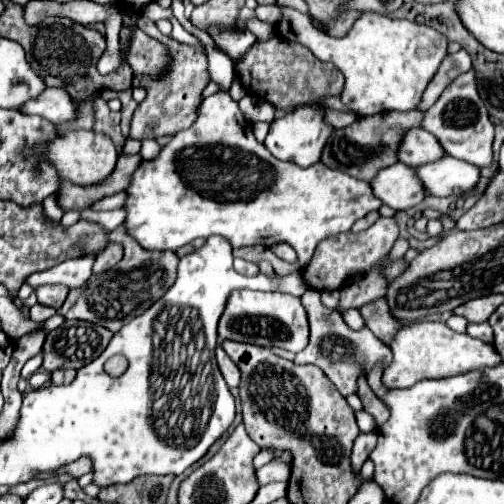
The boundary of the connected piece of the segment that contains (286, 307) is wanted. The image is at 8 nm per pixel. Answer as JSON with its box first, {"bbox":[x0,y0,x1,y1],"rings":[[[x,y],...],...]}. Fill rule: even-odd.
{"bbox":[218,289,308,353],"rings":[[[248,289],[232,291],[226,309],[218,321],[218,345],[222,345],[222,341],[240,341],[260,347],[280,347],[298,353],[308,345],[308,317],[298,297]]]}

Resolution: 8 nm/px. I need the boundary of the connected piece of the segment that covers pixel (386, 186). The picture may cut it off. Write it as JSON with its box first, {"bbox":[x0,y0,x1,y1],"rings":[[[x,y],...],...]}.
{"bbox":[370,163,426,211],"rings":[[[394,163],[380,169],[370,181],[370,187],[384,205],[396,211],[416,207],[426,195],[420,181],[416,181],[414,169],[404,163]]]}

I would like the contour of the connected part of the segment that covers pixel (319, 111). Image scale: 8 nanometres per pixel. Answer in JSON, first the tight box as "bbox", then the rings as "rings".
{"bbox":[266,105,332,167],"rings":[[[314,105],[314,107],[298,107],[290,113],[286,113],[284,117],[278,117],[270,123],[270,131],[266,135],[266,149],[280,161],[290,161],[296,163],[300,167],[310,167],[312,163],[320,161],[320,153],[322,153],[322,145],[326,143],[326,139],[332,133],[332,127],[324,123],[324,107],[322,105]]]}

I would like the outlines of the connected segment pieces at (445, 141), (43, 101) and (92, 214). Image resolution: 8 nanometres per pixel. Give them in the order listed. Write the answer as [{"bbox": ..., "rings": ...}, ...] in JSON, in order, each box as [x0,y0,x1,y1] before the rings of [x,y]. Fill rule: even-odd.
[{"bbox":[422,71,494,167],"rings":[[[472,71],[458,75],[444,89],[440,99],[424,113],[422,129],[426,129],[438,139],[446,155],[468,161],[472,165],[480,165],[480,167],[492,165],[494,127],[490,123],[488,111],[484,109],[484,101],[480,101],[480,95],[476,93],[476,81],[474,81]]]},{"bbox":[20,89,76,123],"rings":[[[44,89],[38,97],[26,101],[20,107],[20,113],[40,115],[52,123],[62,123],[76,117],[76,103],[72,103],[64,89]]]},{"bbox":[80,209,124,233],"rings":[[[86,209],[86,211],[80,213],[80,219],[98,223],[104,231],[112,233],[124,221],[124,209],[114,209],[114,211],[92,211],[92,209]]]}]

